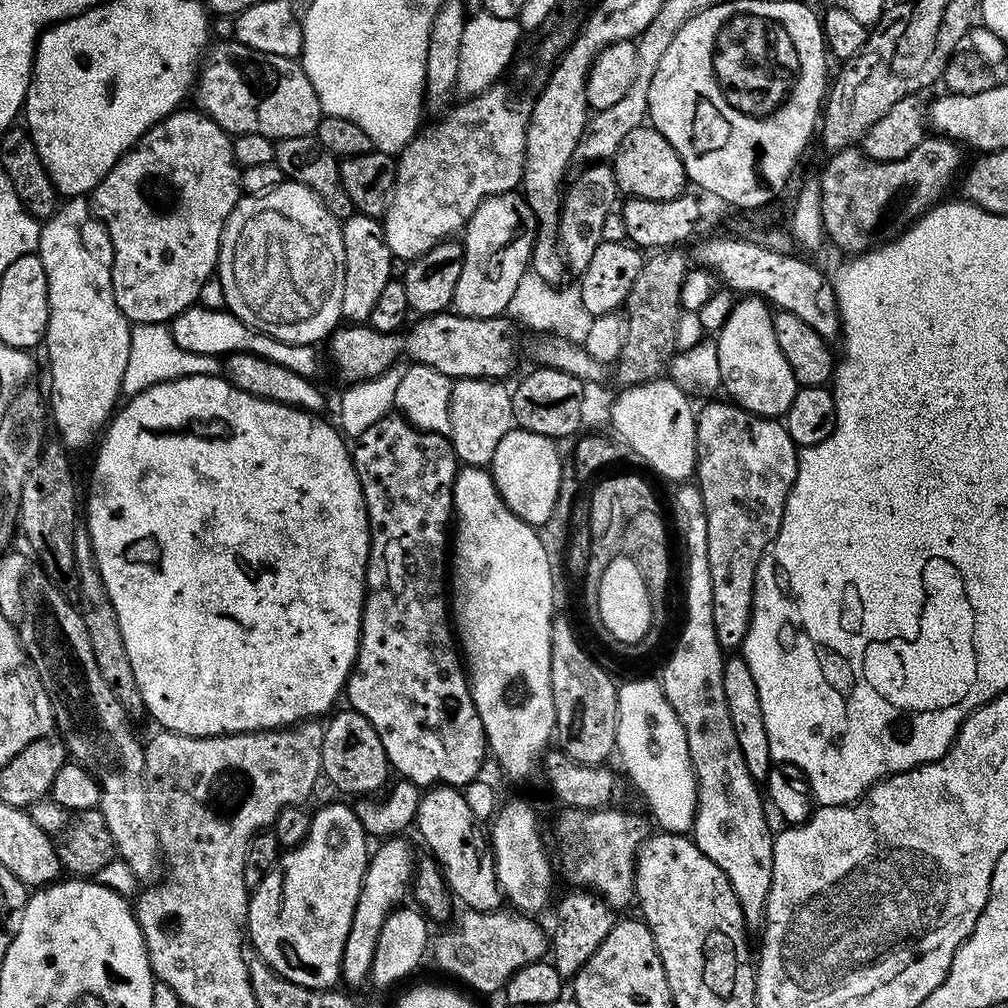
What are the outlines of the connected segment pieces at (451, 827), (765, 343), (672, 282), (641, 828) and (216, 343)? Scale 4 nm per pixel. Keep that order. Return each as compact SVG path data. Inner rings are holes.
M449 786L427 789L420 797L414 828L415 831L420 831L425 846L430 850L428 852L431 858L439 864L449 892L459 903L460 900L464 903L465 909L474 912L495 912L501 907L502 893L500 883L496 881L496 856L492 853L492 841L485 825L474 814L474 810L470 810L470 806L466 806L466 798L461 789Z
M748 294L737 299L730 318L726 318L726 326L715 337L714 351L718 354L722 388L735 403L759 416L782 418L790 410L790 402L794 402L798 385L786 354L778 346L773 315L768 301L758 296Z
M679 247L656 250L645 259L642 270L638 270L638 278L634 278L634 286L626 301L626 338L616 361L616 378L621 387L635 386L661 377L669 367L670 360L676 355L678 345L676 339L680 336L680 295L682 294L682 278L686 278L690 260L680 253Z
M617 806L606 808L564 808L561 816L556 820L556 829L552 832L552 840L556 843L554 848L554 860L558 865L558 872L580 890L587 890L596 893L600 899L604 900L614 910L621 910L628 903L633 903L636 895L635 890L635 870L636 855L640 845L650 835L648 829L649 821L639 816L636 812L623 812Z
M197 302L192 307L182 310L182 314L175 316L170 322L170 327L174 342L178 342L182 350L190 350L194 354L223 358L232 352L245 352L261 356L270 362L278 362L278 366L286 366L286 370L294 370L309 378L315 377L315 372L320 368L320 356L313 345L282 342L270 334L243 324L236 315L224 308L205 308Z

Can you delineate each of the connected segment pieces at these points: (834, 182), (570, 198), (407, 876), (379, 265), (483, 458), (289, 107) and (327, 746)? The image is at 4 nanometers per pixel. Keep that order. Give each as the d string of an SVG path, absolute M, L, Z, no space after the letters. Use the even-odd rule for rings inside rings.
M939 134L929 135L922 141L918 146L914 146L914 150L906 158L902 158L898 162L878 162L874 158L870 158L866 153L863 152L859 147L853 146L850 148L844 148L841 152L831 153L827 158L828 165L824 168L824 173L819 173L819 179L821 182L821 196L822 196L822 222L824 223L824 230L829 241L833 240L842 251L848 252L844 254L859 254L868 251L869 248L873 247L874 240L872 235L876 232L876 227L880 224L880 219L884 216L884 211L895 202L896 199L901 196L904 200L912 200L912 212L913 217L919 218L924 215L925 212L930 208L935 208L937 204L941 203L945 199L944 191L951 186L952 183L957 183L958 177L961 175L962 169L965 167L966 159L962 153L961 145L957 141L949 140Z
M601 162L587 165L576 182L567 187L562 198L560 211L560 250L564 254L564 262L569 273L579 274L590 266L590 258L594 250L603 242L602 229L605 228L606 216L617 207L618 185L616 183L616 169L611 163Z
M388 838L380 849L371 853L368 869L360 884L358 902L354 906L354 918L350 922L350 934L346 934L346 946L340 963L340 980L352 988L360 988L369 983L374 962L374 950L378 946L378 934L386 918L395 908L401 907L404 895L408 896L413 883L414 859L412 848L404 838Z
M353 214L340 224L344 251L344 285L342 286L341 317L349 324L367 324L374 301L382 295L386 282L394 279L394 257L384 237L380 220Z
M485 378L482 379L462 379L457 380L453 383L453 387L451 390L451 408L450 408L450 422L451 422L451 428L450 428L450 439L452 441L452 446L456 452L457 459L467 467L485 467L486 465L489 465L492 461L492 458L494 456L494 451L498 448L498 442L502 440L502 438L505 436L506 433L509 432L509 430L514 426L514 418L513 418L513 404L512 404L512 395L511 395L511 389L507 386L507 388L503 385L503 381L492 381L487 380Z
M235 38L215 44L207 49L199 65L194 96L200 99L199 107L214 122L218 122L218 126L222 126L229 134L262 134L269 136L274 142L295 136L311 136L315 133L316 127L320 125L322 109L318 102L318 94L310 78L304 73L303 63L299 59L263 53L261 50L240 44Z
M351 710L339 712L331 717L332 721L324 724L323 779L329 780L338 791L345 792L346 795L352 796L351 798L371 797L389 783L390 765L386 758L386 750L382 750L382 738L378 738L378 730L374 730L374 726L370 726L370 722L362 718L362 714Z

